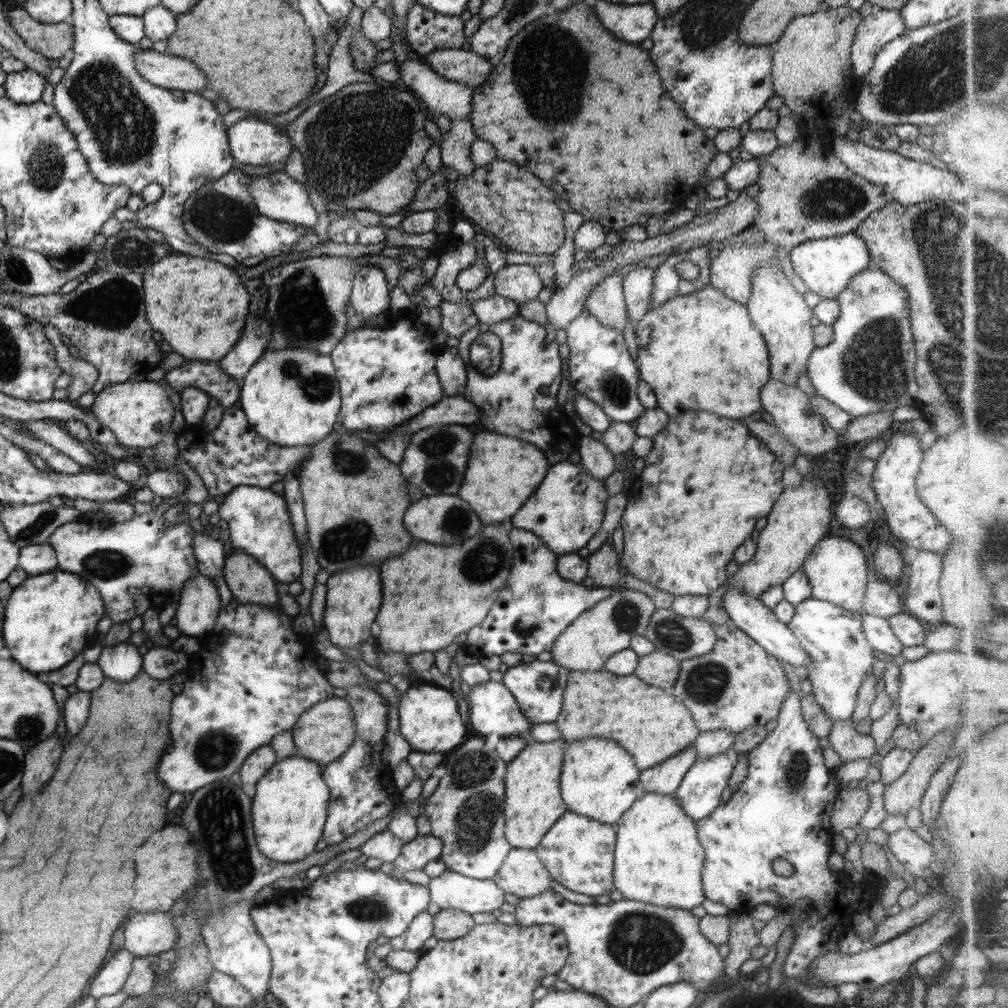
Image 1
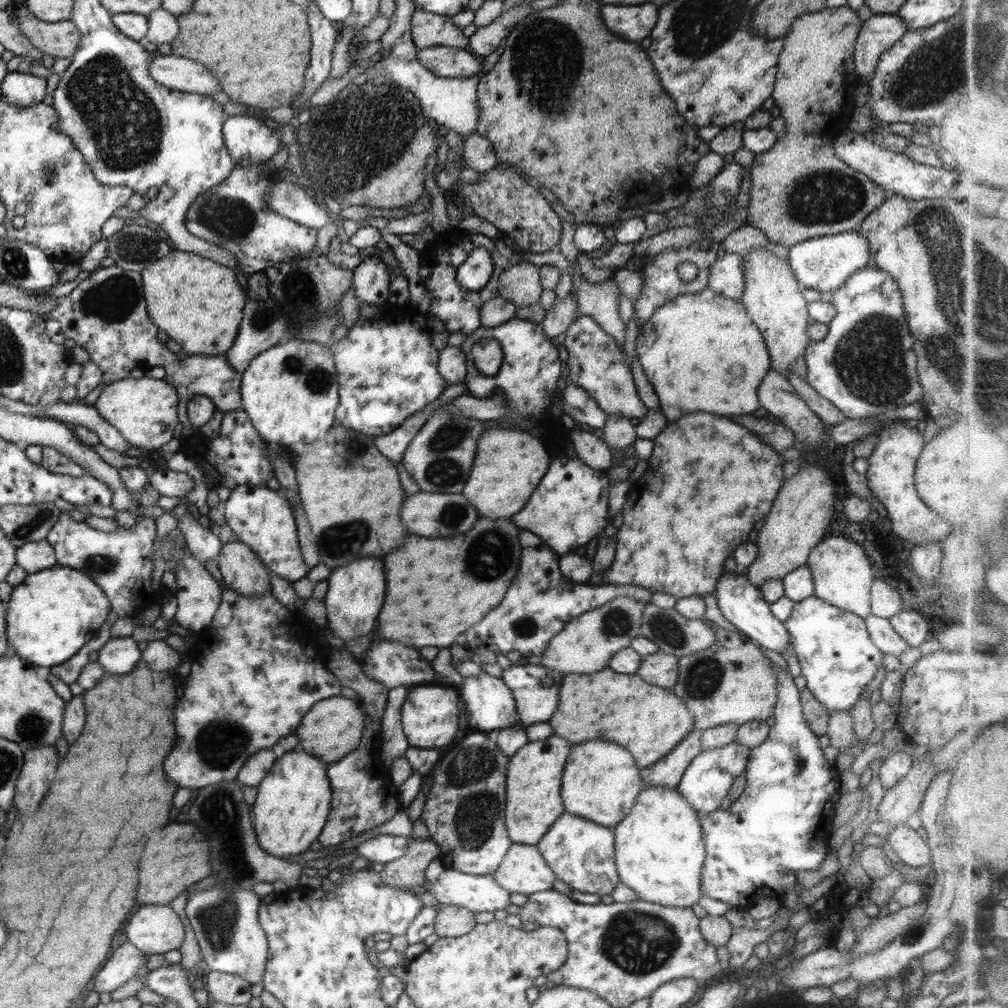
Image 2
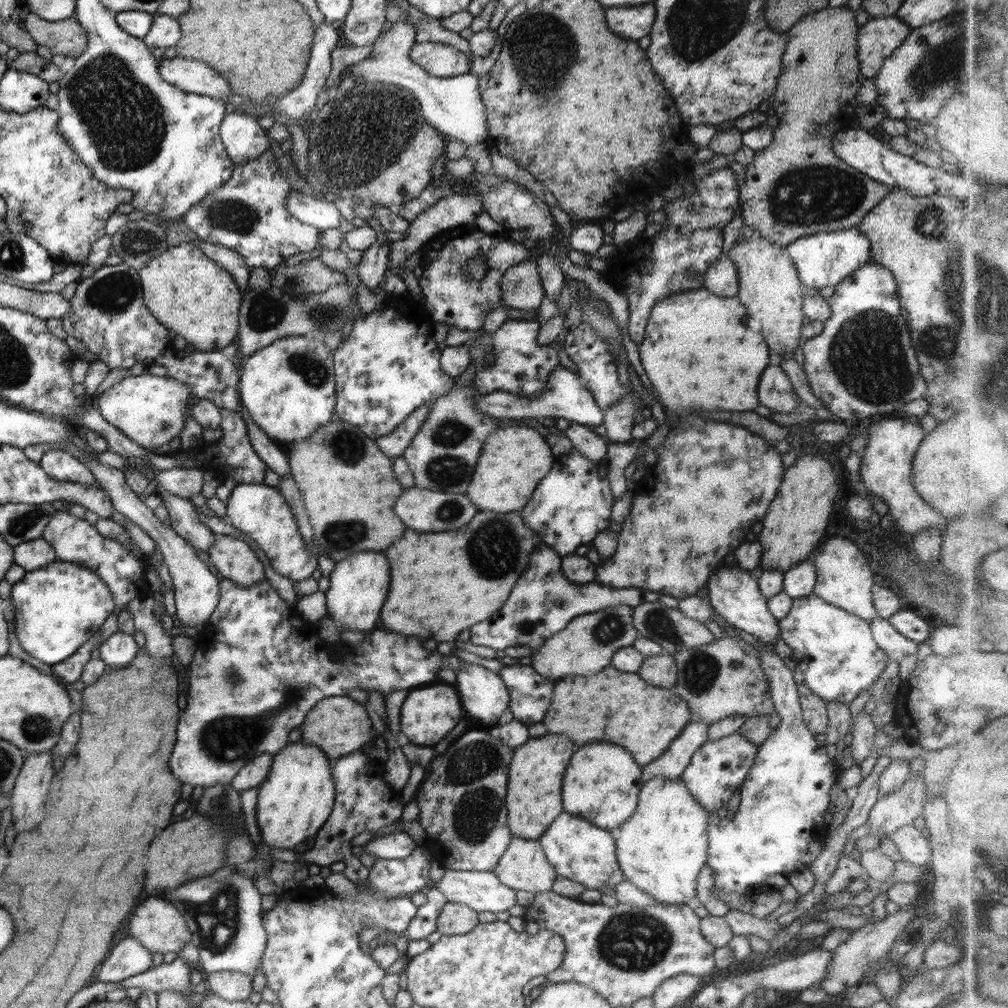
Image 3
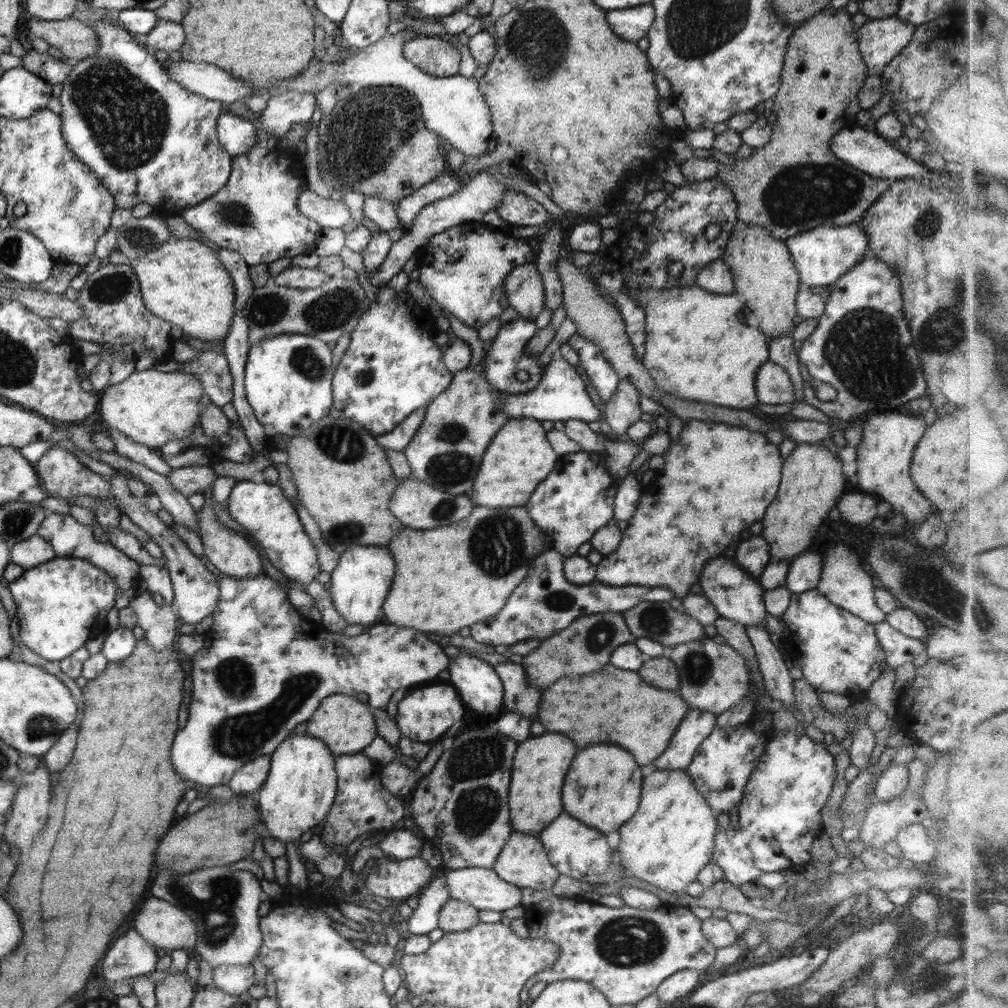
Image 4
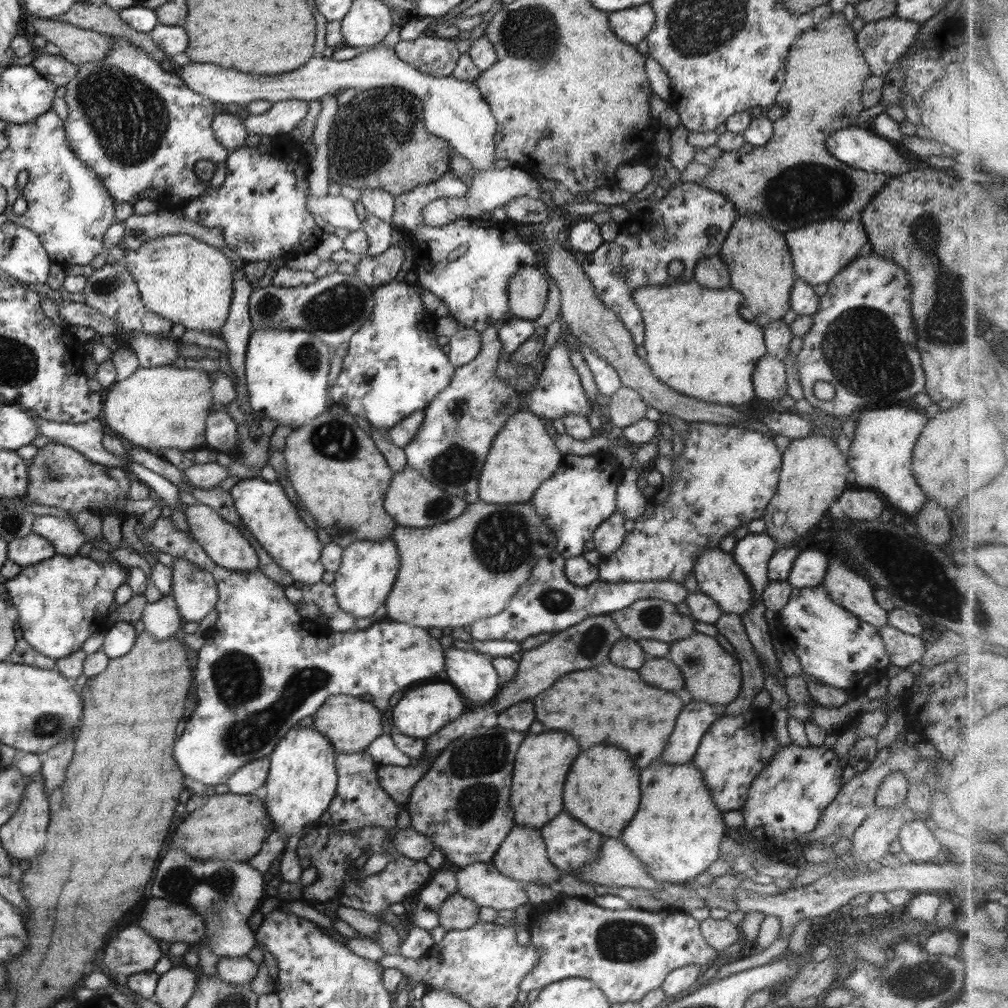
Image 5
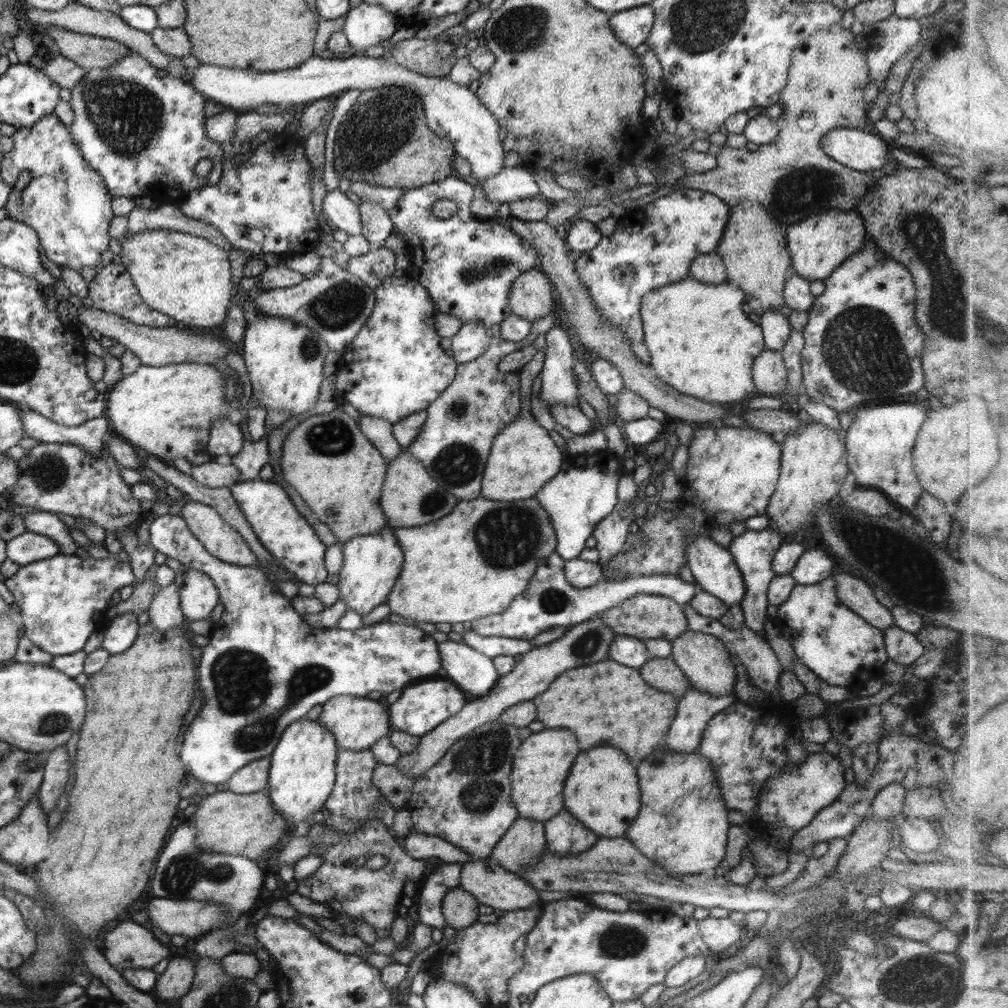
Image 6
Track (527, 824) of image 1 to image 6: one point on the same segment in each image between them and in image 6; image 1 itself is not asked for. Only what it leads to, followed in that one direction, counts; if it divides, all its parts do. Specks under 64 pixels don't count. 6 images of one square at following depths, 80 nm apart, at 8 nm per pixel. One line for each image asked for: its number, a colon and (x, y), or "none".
2: (533, 801)
3: (535, 774)
4: (540, 764)
5: (542, 761)
6: (542, 762)

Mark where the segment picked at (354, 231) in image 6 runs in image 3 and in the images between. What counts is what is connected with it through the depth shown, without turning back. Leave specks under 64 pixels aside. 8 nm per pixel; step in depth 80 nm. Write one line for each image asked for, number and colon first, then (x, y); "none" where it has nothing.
3: (313, 211)
4: (327, 212)
5: (339, 211)

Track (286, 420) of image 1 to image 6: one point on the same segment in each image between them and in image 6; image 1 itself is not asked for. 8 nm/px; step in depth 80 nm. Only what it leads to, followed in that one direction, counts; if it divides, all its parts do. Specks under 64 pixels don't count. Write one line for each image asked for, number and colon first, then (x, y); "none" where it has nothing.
2: (290, 392)
3: (288, 386)
4: (288, 377)
5: (286, 370)
6: (284, 359)

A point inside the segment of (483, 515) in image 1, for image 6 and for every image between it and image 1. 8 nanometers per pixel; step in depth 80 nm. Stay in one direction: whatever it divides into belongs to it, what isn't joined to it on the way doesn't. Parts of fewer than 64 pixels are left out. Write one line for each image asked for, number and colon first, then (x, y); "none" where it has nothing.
2: (509, 464)
3: (514, 460)
4: (519, 458)
5: (523, 455)
6: (524, 457)

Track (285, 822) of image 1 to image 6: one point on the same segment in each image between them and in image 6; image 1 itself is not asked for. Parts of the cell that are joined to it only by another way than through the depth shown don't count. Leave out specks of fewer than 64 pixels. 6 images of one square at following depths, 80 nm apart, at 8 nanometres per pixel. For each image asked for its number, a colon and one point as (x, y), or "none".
2: (293, 802)
3: (295, 799)
4: (300, 788)
5: (302, 779)
6: (302, 774)

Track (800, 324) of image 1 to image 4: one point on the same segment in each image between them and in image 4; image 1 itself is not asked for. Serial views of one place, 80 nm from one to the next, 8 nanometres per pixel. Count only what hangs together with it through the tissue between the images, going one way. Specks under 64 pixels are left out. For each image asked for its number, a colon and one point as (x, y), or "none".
2: (772, 295)
3: (769, 286)
4: (765, 277)

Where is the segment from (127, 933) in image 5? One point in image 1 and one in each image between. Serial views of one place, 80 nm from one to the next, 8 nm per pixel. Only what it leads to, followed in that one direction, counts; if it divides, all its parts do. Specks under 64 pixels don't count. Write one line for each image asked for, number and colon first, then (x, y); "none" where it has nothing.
1: (110, 980)
2: (127, 960)
3: (128, 958)
4: (130, 956)

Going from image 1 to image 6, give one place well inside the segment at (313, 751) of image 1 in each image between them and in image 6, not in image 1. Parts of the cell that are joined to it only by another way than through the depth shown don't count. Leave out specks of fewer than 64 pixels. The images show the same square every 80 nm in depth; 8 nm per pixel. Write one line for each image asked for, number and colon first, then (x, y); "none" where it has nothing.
2: (332, 728)
3: (339, 725)
4: (346, 725)
5: (351, 724)
6: (357, 723)

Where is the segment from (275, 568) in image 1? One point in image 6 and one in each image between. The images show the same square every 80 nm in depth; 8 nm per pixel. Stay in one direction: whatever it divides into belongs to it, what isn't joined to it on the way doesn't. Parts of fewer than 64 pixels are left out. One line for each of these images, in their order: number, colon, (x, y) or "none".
2: (260, 517)
3: (260, 511)
4: (262, 509)
5: (264, 509)
6: (279, 526)

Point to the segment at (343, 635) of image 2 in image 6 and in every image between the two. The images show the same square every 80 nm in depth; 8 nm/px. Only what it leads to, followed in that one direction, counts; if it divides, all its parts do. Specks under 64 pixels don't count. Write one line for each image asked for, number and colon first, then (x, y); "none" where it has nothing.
3: (358, 584)
4: (359, 584)
5: (363, 581)
6: (372, 563)

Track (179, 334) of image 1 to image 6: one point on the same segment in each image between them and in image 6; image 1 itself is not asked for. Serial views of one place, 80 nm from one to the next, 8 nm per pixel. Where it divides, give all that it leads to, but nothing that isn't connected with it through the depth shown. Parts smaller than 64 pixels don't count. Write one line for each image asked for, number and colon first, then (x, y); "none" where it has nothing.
2: (199, 303)
3: (192, 295)
4: (182, 281)
5: (184, 279)
6: (186, 276)

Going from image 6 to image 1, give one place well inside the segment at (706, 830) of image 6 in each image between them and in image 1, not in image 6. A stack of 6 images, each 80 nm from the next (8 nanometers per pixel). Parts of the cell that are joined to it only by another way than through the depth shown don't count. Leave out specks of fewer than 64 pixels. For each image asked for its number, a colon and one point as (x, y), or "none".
1: (659, 859)
2: (659, 848)
3: (663, 846)
4: (670, 838)
5: (677, 831)

